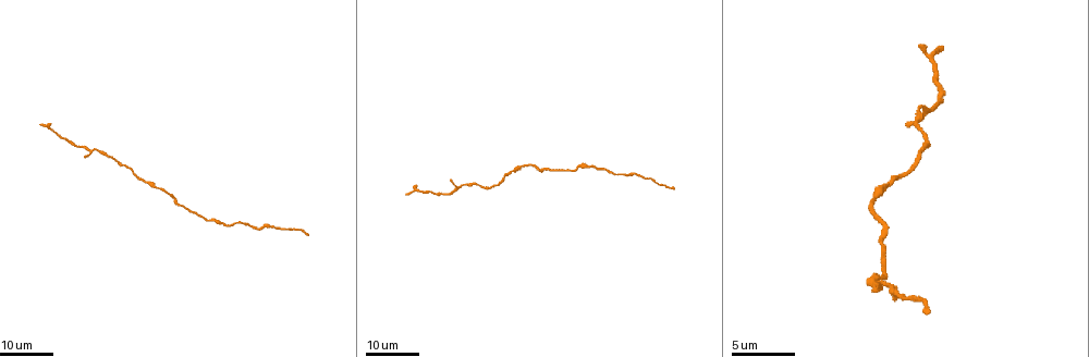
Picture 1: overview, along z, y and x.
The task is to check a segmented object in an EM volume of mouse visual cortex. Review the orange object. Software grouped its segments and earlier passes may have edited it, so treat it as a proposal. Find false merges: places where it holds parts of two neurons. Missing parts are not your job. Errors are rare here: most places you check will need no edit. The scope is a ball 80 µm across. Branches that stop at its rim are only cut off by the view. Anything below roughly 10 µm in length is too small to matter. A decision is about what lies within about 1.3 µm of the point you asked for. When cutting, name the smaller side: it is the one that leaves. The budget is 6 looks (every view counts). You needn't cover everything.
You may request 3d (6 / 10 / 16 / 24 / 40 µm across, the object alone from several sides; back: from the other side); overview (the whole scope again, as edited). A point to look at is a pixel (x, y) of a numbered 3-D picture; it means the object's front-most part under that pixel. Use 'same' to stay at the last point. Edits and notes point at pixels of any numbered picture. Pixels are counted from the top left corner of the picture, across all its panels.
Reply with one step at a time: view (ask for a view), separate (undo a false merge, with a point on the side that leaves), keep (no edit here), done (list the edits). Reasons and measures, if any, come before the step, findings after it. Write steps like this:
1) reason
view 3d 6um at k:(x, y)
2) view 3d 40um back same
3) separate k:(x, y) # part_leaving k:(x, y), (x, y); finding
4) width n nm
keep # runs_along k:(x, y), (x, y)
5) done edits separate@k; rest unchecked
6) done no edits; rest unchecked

narrows sharply
view 3d 24um at 1:(467, 185)

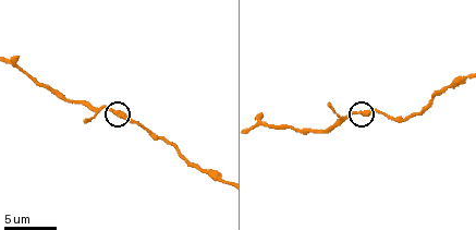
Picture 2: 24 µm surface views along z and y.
zoom in
view 3d 10um at 2:(355, 111)

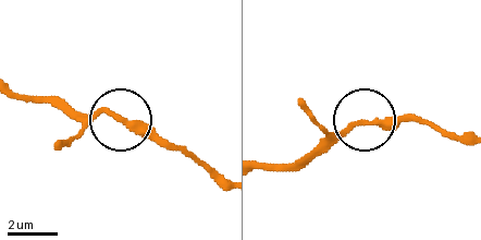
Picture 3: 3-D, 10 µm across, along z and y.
width 250 nm
keep # runs_along 3:(221, 187), (184, 155), (115, 118), (74, 114); continuous, no second neuron

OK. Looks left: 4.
view 3d 16um at 1:(533, 167)

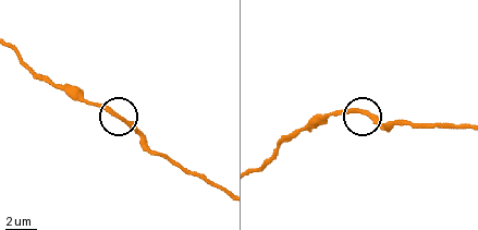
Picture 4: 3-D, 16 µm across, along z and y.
view 3d 6um at 4:(363, 113)

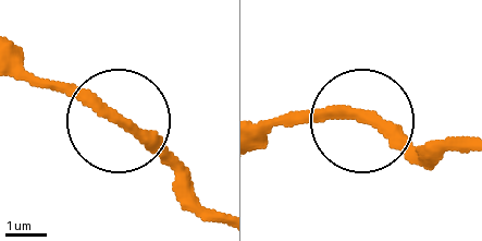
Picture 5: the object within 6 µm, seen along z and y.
keep # runs_along 5:(368, 119), (271, 119); all the same neuron

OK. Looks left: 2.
thick turns thin
view 3d 24um at 1:(875, 284)

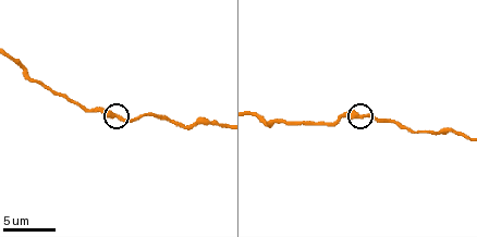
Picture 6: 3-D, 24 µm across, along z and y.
view 3d 6um at 6:(119, 115)

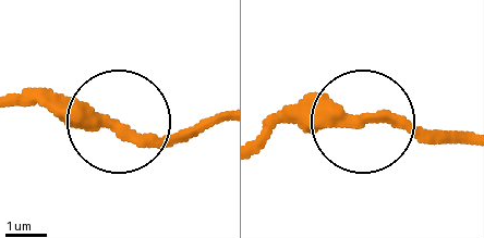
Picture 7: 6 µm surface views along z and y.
keep # continuous, no second neuron

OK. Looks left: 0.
done no edits; rest unchecked

